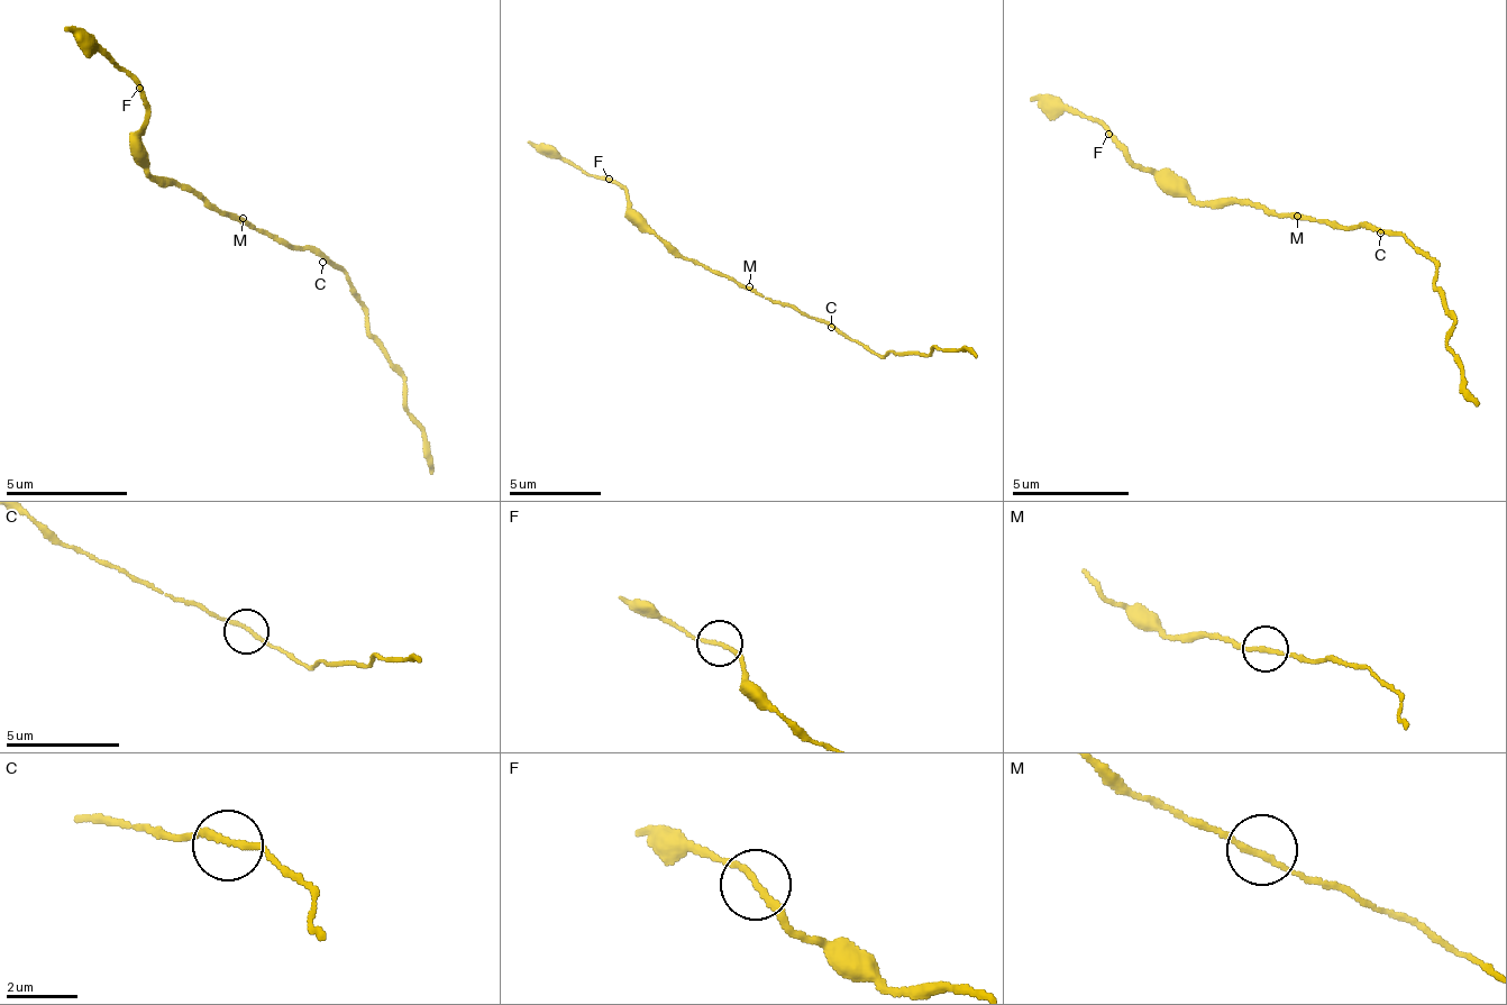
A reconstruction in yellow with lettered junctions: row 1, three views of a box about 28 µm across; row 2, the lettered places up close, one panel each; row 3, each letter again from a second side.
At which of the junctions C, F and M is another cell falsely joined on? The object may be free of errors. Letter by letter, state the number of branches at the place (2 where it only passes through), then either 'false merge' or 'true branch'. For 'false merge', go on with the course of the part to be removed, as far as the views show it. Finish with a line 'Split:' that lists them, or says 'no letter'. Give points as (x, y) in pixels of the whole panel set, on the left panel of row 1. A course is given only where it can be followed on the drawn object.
C: branches 2; true branch
F: branches 2; true branch
M: branches 2; true branch
Split: no letter

